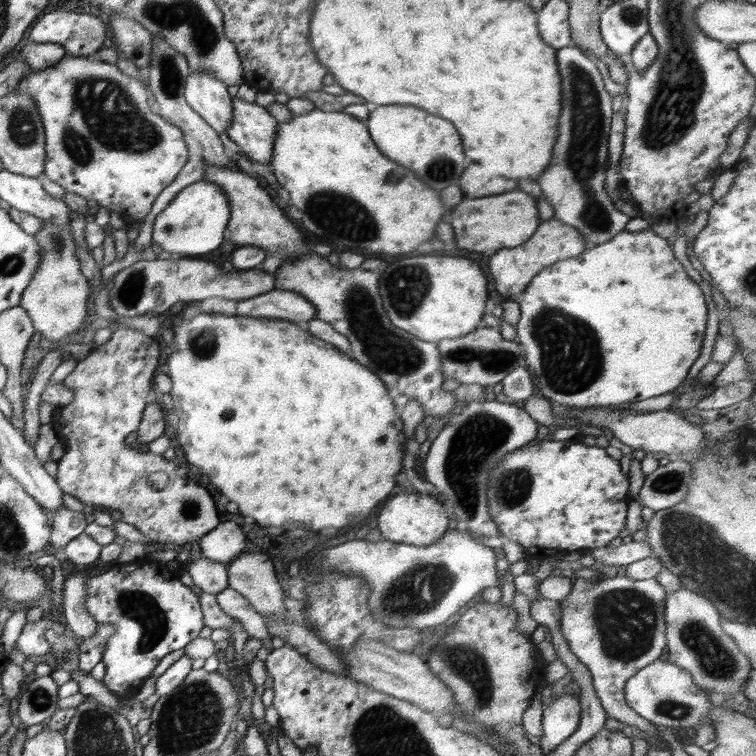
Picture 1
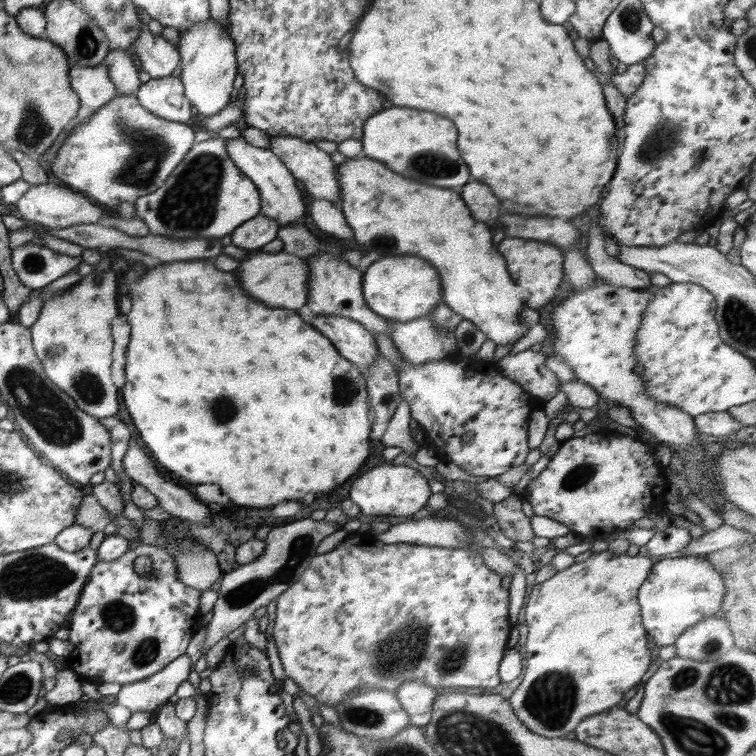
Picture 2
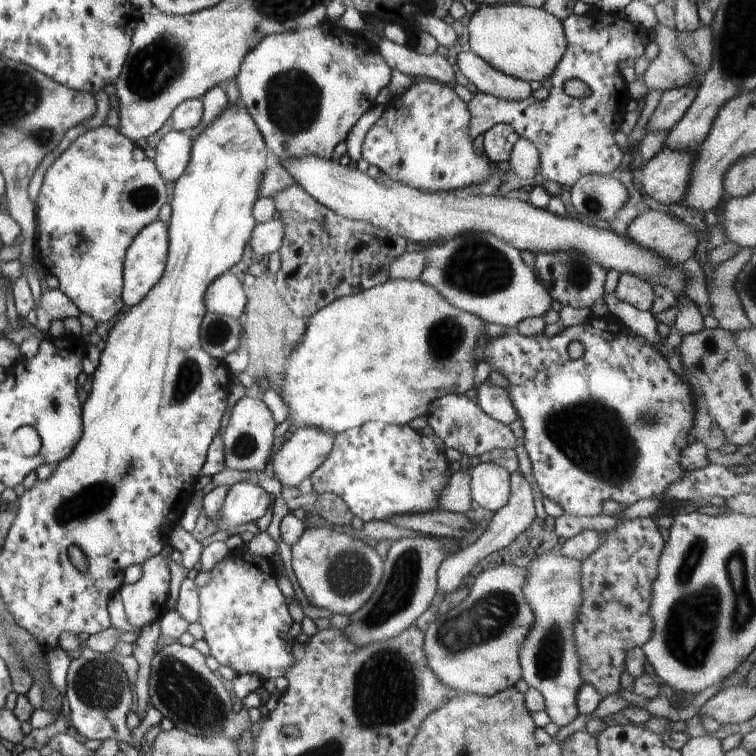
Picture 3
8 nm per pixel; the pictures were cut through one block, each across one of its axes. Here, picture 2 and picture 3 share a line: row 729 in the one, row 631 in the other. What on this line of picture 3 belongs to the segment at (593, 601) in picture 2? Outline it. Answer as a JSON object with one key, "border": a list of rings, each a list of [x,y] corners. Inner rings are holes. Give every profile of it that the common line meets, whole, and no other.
{"border":[[[546,552],[526,566],[528,576],[524,582],[524,598],[534,612],[534,626],[520,648],[520,668],[526,684],[544,697],[545,711],[559,728],[566,728],[578,716],[576,692],[584,683],[574,642],[574,624],[583,600],[581,563],[560,553]]]}

